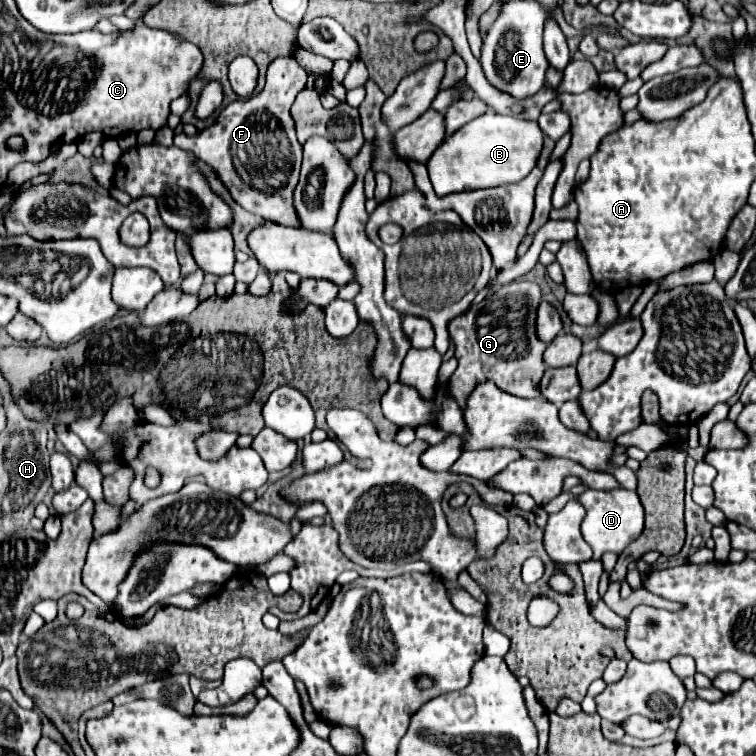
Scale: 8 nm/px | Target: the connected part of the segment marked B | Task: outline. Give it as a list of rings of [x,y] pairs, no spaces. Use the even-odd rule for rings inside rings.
[[[488,110],[486,114],[468,122],[440,144],[440,148],[426,164],[430,182],[438,196],[484,188],[482,184],[500,186],[520,182],[536,166],[538,156],[542,152],[542,142],[544,132],[540,130],[538,122],[502,116],[494,110]]]

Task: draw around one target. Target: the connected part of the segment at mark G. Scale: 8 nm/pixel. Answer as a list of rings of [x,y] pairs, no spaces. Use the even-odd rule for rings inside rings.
[[[526,280],[512,282],[506,286],[500,286],[496,292],[490,292],[480,304],[472,306],[466,314],[452,320],[450,338],[456,342],[458,368],[448,382],[448,392],[456,400],[460,410],[466,408],[466,402],[468,402],[468,396],[472,394],[472,390],[480,382],[486,382],[486,380],[492,380],[500,390],[504,390],[512,396],[518,396],[518,398],[538,398],[540,396],[540,380],[546,370],[546,364],[542,358],[546,344],[536,334],[536,310],[538,310],[540,300],[542,300],[542,292],[540,292],[538,284],[526,282]]]

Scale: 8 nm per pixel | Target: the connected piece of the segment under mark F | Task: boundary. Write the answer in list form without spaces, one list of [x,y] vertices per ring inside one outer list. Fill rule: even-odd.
[[[276,58],[268,66],[266,86],[260,94],[248,100],[234,100],[228,104],[218,120],[198,132],[198,136],[175,134],[173,144],[192,150],[204,164],[212,166],[222,182],[228,186],[232,198],[248,212],[276,224],[300,228],[296,212],[292,212],[292,190],[298,182],[302,146],[296,140],[290,106],[300,90],[306,88],[308,72],[294,58]]]

